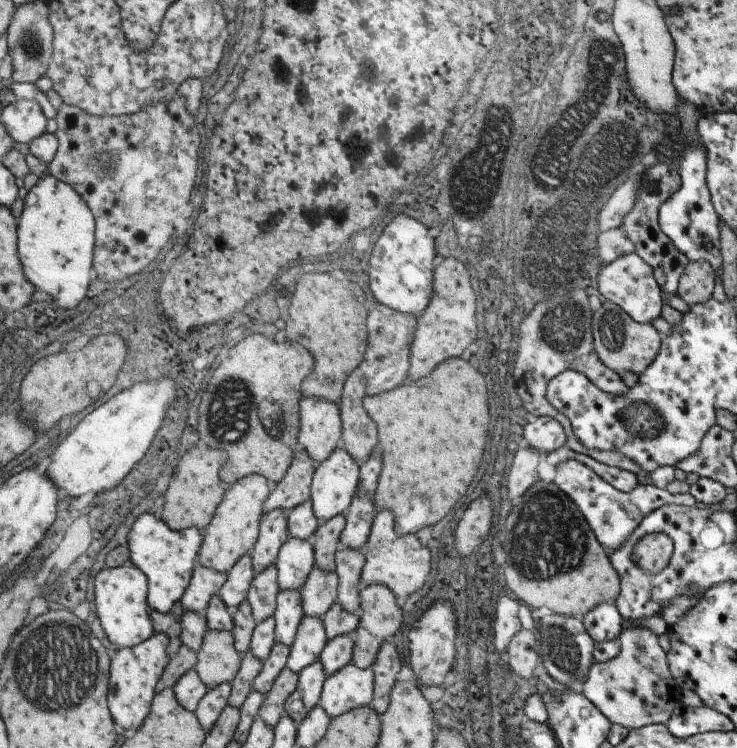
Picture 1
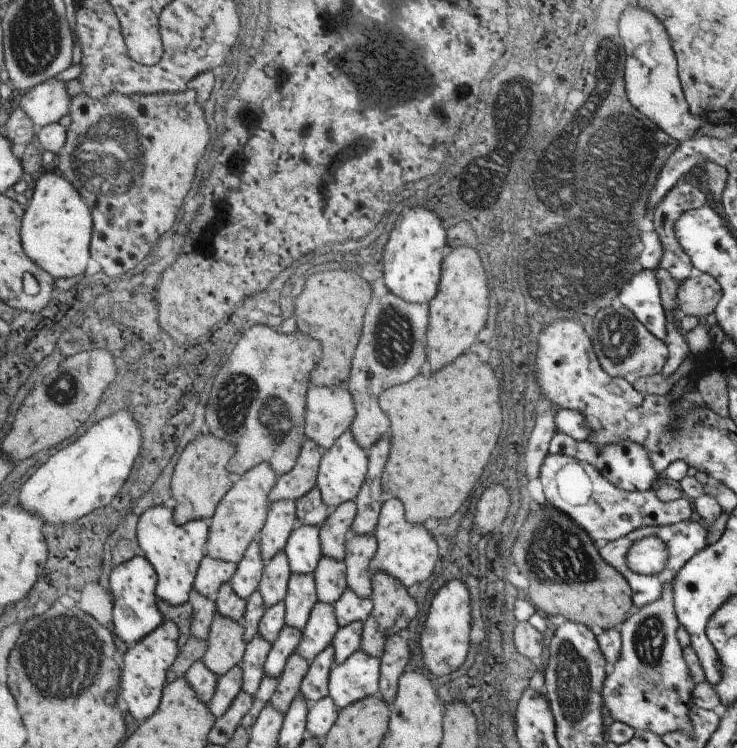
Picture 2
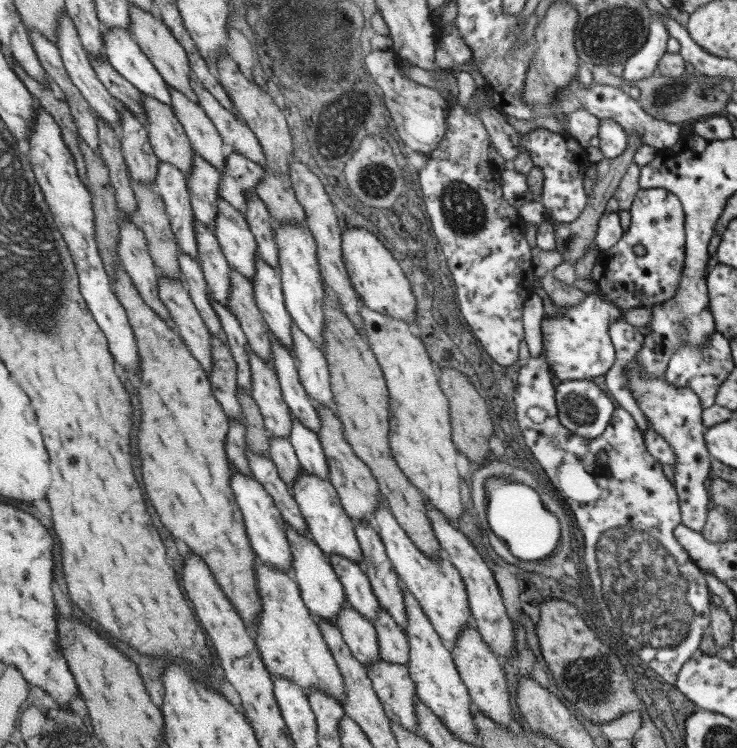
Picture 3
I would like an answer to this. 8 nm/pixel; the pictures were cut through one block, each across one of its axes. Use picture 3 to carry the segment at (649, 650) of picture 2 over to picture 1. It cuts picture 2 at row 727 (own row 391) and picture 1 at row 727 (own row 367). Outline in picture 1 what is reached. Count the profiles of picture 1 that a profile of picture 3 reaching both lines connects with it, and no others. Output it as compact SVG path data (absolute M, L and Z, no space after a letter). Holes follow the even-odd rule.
M641 626L621 630L621 650L607 662L591 662L579 690L585 698L611 722L629 730L639 730L651 724L667 724L671 712L679 704L679 690L669 674L667 658L657 646L657 634Z

